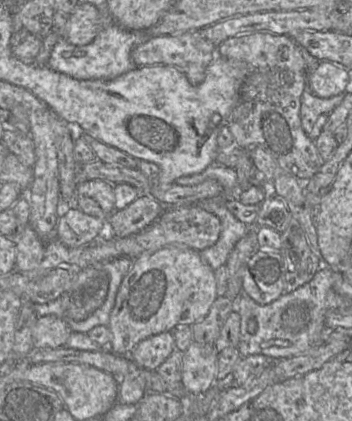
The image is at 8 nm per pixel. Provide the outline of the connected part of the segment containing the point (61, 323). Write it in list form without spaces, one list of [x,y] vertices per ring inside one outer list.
[[[55,315],[38,317],[32,331],[33,345],[35,348],[64,347],[71,332],[63,318]]]

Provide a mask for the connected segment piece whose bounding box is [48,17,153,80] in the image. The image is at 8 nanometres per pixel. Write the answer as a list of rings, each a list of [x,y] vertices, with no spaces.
[[[113,17],[112,20],[113,22],[87,45],[76,46],[68,42],[65,37],[60,37],[51,51],[48,67],[78,80],[112,80],[136,68],[131,58],[131,51],[153,37],[149,37],[144,31],[127,30],[119,26]]]

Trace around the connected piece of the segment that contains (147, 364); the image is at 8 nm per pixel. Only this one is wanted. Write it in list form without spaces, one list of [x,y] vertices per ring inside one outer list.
[[[163,332],[140,341],[129,357],[142,368],[156,370],[175,349],[172,332]]]

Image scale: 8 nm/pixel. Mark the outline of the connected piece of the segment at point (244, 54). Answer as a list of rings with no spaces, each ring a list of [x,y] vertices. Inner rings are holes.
[[[255,32],[226,39],[216,46],[216,55],[245,61],[252,68],[240,87],[238,102],[226,124],[235,143],[241,148],[262,147],[281,169],[299,178],[306,187],[307,180],[325,161],[301,125],[301,96],[307,68],[301,46],[288,35]]]

